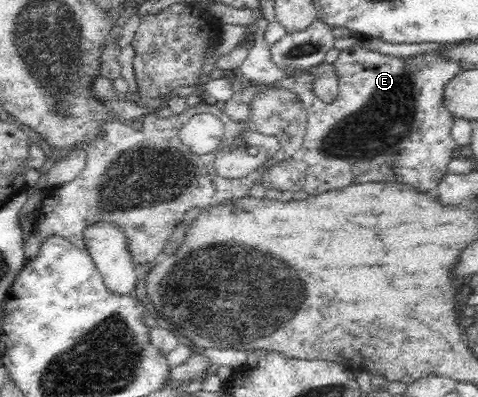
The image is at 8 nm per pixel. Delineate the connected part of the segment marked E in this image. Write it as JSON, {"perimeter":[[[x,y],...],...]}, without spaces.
{"perimeter":[[[359,46],[340,51],[334,64],[340,82],[338,94],[330,102],[316,97],[310,76],[294,78],[291,90],[300,95],[307,110],[306,132],[298,150],[288,159],[268,164],[260,170],[260,182],[267,189],[293,193],[303,190],[313,196],[350,184],[383,182],[405,184],[420,193],[432,192],[442,177],[449,173],[448,164],[452,162],[456,150],[456,143],[450,136],[455,118],[442,106],[442,98],[444,86],[461,72],[459,65],[456,62],[437,62],[431,56],[405,64],[402,59],[367,51]]]}

